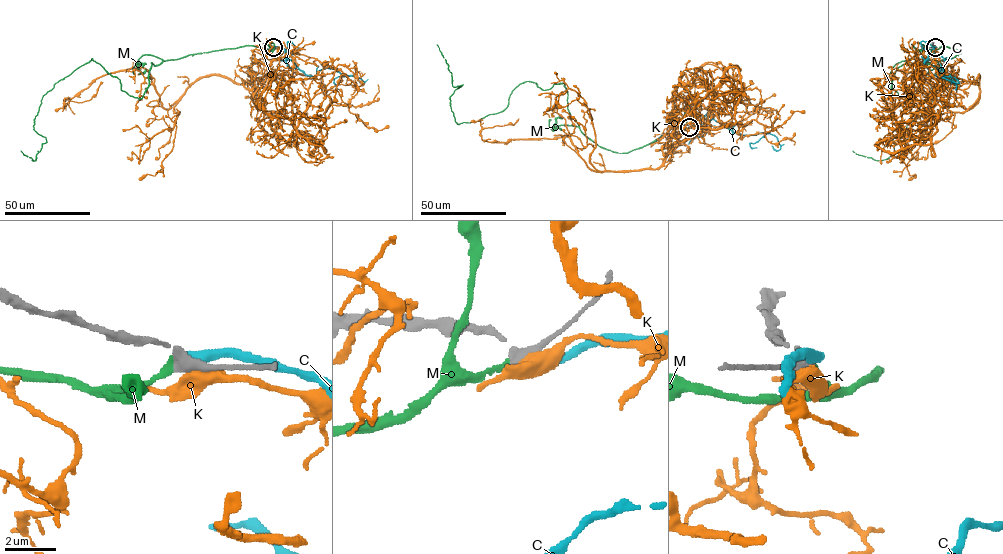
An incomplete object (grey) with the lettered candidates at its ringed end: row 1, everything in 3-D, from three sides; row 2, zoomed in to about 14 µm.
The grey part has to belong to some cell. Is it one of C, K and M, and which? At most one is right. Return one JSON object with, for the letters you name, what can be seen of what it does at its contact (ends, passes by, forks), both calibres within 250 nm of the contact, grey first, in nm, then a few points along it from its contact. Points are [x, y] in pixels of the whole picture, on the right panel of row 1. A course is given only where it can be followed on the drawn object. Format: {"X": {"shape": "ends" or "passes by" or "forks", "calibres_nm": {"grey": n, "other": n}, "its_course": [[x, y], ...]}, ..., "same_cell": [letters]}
{"M": {"shape": "ends", "calibres_nm": {"grey": 400, "other": 260}, "its_course": [[935, 47], [961, 52], [902, 64], [892, 98], [891, 69], [914, 58], [932, 96], [895, 153], [852, 150]]}, "same_cell": ["M"]}

